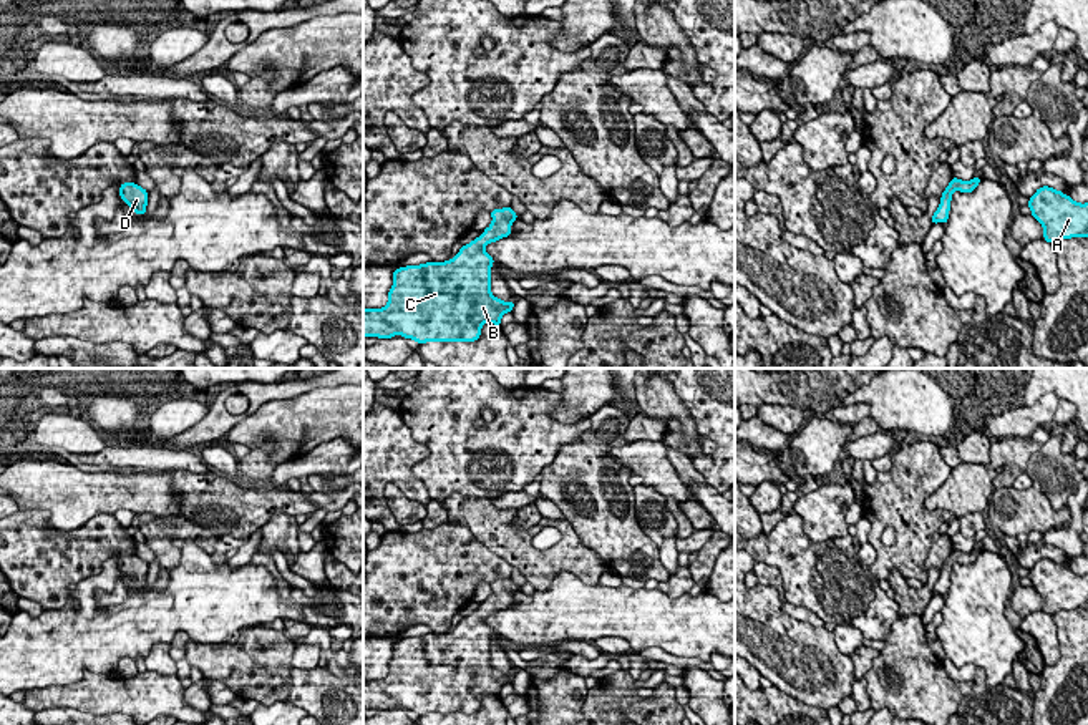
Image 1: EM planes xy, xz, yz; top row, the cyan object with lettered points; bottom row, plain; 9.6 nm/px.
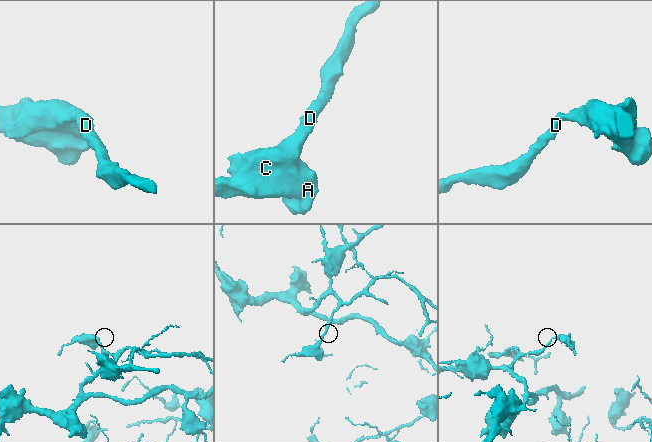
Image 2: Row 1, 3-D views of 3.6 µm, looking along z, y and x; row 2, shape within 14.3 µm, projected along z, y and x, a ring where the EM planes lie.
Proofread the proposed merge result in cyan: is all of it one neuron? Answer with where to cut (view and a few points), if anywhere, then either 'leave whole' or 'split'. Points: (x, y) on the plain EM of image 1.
no cut; leave whole

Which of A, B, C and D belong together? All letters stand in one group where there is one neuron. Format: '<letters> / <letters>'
A B C D

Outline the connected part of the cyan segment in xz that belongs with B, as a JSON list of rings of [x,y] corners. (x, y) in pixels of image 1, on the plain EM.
[[[511,577],[491,582],[493,594],[484,604],[463,617],[459,624],[444,634],[426,634],[406,637],[393,642],[393,657],[388,664],[388,675],[381,680],[363,680],[363,707],[391,710],[401,707],[426,713],[474,713],[481,708],[484,695],[491,693],[501,698],[501,689],[512,684],[514,672],[504,674],[491,665],[491,637],[494,630],[484,624],[484,619],[498,611],[508,609],[511,596],[517,586]]]

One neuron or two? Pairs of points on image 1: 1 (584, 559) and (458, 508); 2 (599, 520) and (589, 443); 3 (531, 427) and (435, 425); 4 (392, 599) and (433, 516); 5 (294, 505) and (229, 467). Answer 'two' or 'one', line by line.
1: one
2: one
3: one
4: two
5: two

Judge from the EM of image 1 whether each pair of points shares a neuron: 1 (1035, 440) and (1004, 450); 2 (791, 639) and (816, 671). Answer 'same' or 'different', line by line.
1: same
2: same

